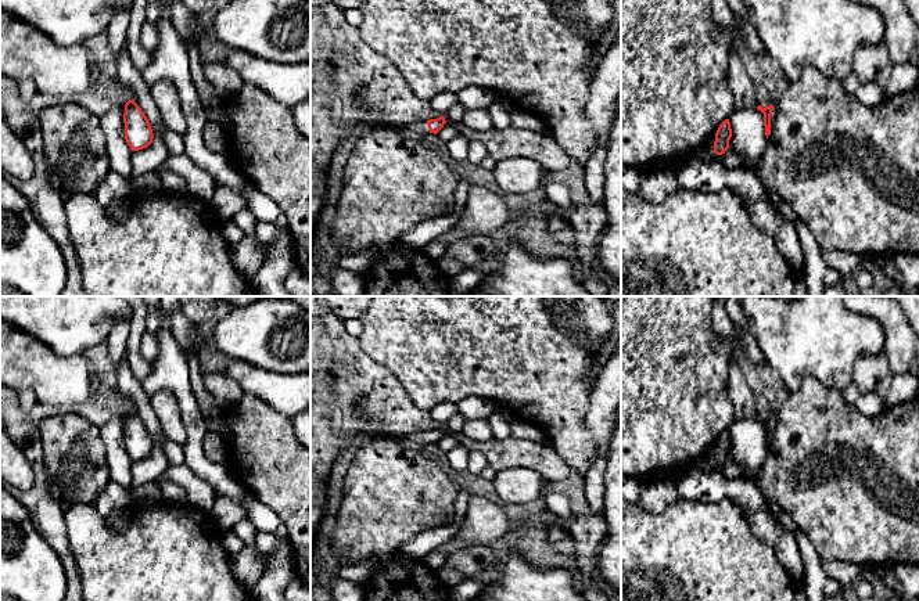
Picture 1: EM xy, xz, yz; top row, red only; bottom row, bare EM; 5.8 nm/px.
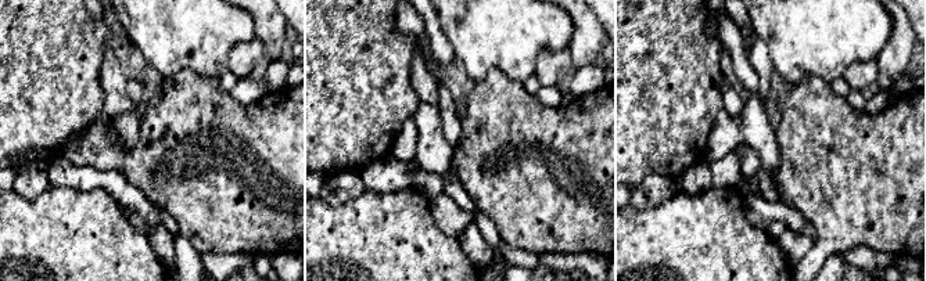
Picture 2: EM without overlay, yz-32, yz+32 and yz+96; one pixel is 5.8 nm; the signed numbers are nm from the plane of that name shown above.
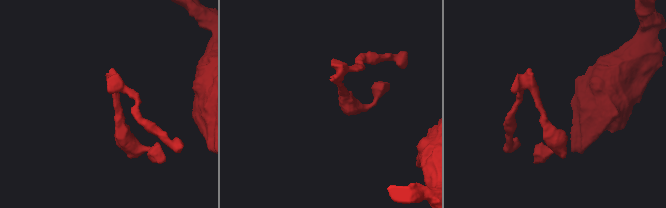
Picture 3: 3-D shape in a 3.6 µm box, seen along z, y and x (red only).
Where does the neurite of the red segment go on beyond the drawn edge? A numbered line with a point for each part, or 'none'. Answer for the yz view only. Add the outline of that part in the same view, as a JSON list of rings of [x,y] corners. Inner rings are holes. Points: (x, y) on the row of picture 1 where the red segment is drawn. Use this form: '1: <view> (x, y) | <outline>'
1: yz (763, 96) | [[[755,82],[754,94],[755,94],[757,104],[761,105],[762,108],[768,105],[773,105],[772,96],[764,83]]]

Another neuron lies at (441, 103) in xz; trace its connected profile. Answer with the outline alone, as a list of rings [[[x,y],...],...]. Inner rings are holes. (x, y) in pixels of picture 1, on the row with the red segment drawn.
[[[444,91],[430,100],[431,108],[444,116],[452,107],[459,104],[456,93]]]

